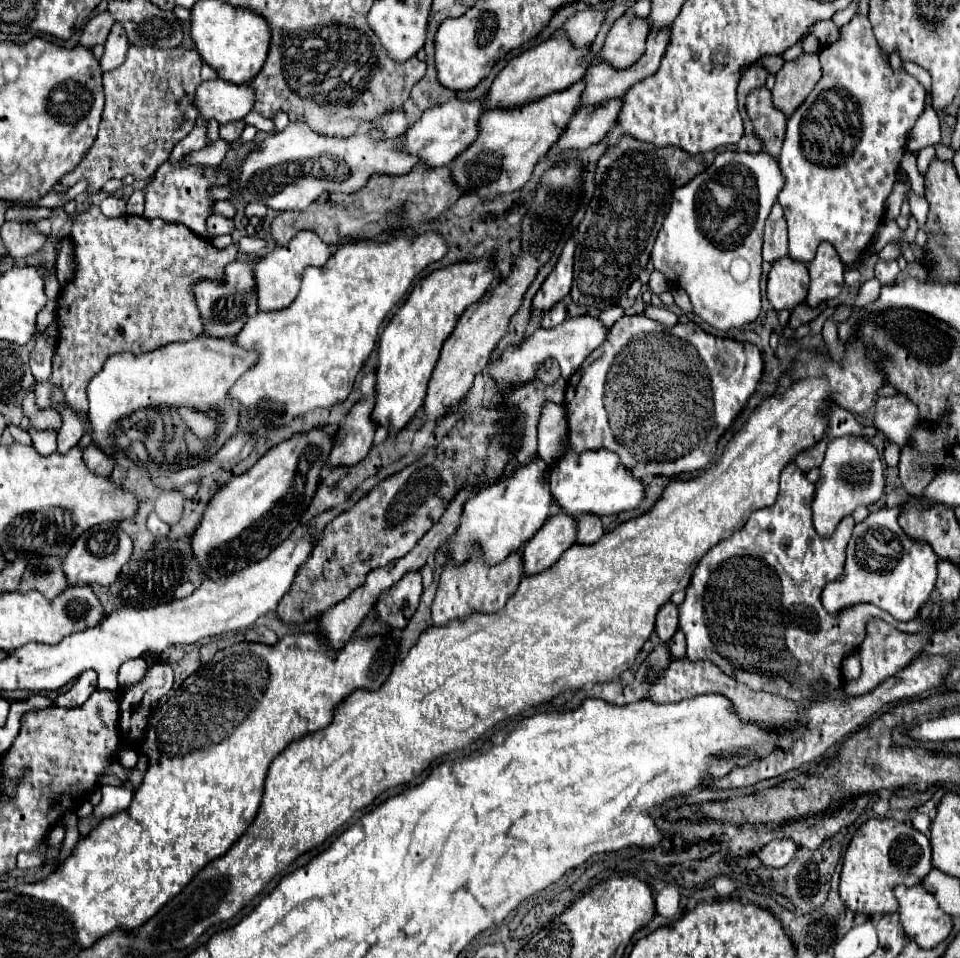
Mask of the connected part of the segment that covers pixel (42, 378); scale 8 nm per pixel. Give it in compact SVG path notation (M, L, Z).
M45 329L43 332L37 335L31 352L29 365L36 381L45 382L49 379L49 375L52 371L52 357L53 349L46 341L48 330Z

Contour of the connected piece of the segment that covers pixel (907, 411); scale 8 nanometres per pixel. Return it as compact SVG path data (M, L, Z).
M899 393L899 395L895 395L895 397L881 397L881 399L879 399L879 411L877 411L877 415L875 415L875 425L877 425L877 429L883 431L891 441L899 443L899 447L909 441L907 437L911 435L917 419L919 419L917 407L915 407L915 405L911 403L911 399L907 399L905 395Z

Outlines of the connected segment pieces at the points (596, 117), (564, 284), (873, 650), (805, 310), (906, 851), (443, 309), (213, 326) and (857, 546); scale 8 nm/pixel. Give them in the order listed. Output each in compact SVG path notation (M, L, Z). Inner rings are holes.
M615 97L615 101L607 101L607 105L591 105L591 109L579 109L567 131L555 143L555 149L585 149L603 141L603 137L613 129L615 117L619 115L619 101L623 97Z
M569 239L561 251L561 257L559 257L555 269L551 271L551 275L545 279L545 283L533 297L531 311L533 309L547 311L569 295L571 281L573 281L573 253L575 253L575 241Z
M871 621L869 629L867 629L867 637L859 649L861 655L861 677L847 681L847 697L855 697L855 695L865 695L867 691L875 689L879 683L883 683L885 679L893 677L895 673L899 673L903 667L909 665L909 661L913 657L917 657L917 653L921 651L921 647L925 645L929 633L917 633L917 635L907 635L907 633L897 633L897 629L893 625L887 625L885 621Z
M801 303L801 305L797 305L797 307L791 311L789 327L791 327L791 329L797 329L799 325L805 325L805 323L813 321L819 313L821 313L821 307L809 307L807 303Z
M869 819L857 829L857 833L853 835L849 849L845 853L839 895L851 911L859 911L865 915L895 913L893 889L897 885L909 885L909 887L919 885L925 879L925 875L931 871L931 867L933 867L931 865L931 841L923 833L919 833L911 825L901 823L897 819Z
M485 253L479 259L461 261L447 265L423 277L391 317L389 325L379 337L379 363L375 369L375 407L373 423L377 427L387 427L389 431L401 431L409 425L415 411L423 405L427 395L427 383L435 369L435 363L441 355L443 341L455 329L463 311L477 303L493 285L495 273L489 271L491 255Z
M233 261L225 267L225 275L221 281L201 281L193 287L197 307L203 315L205 335L235 337L235 333L243 329L247 319L259 311L255 297L255 273L251 273L251 265L253 263L247 261Z
M883 507L879 511L873 511L863 523L855 525L853 537L847 545L847 563L845 563L845 571L841 577L837 577L835 581L827 583L821 595L823 607L835 615L841 613L843 609L849 609L853 605L859 603L871 603L877 605L885 611L891 611L891 615L897 621L911 621L919 615L919 609L923 607L923 603L927 603L931 591L935 589L935 579L937 579L937 555L931 551L931 547L927 543L917 543L911 541L903 529L897 523L899 517L899 509L901 507Z

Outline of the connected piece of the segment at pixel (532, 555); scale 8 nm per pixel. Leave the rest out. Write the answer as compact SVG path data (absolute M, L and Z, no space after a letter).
M557 513L547 519L539 533L523 547L521 557L525 565L525 575L535 575L549 569L561 553L575 543L575 519L565 513Z

